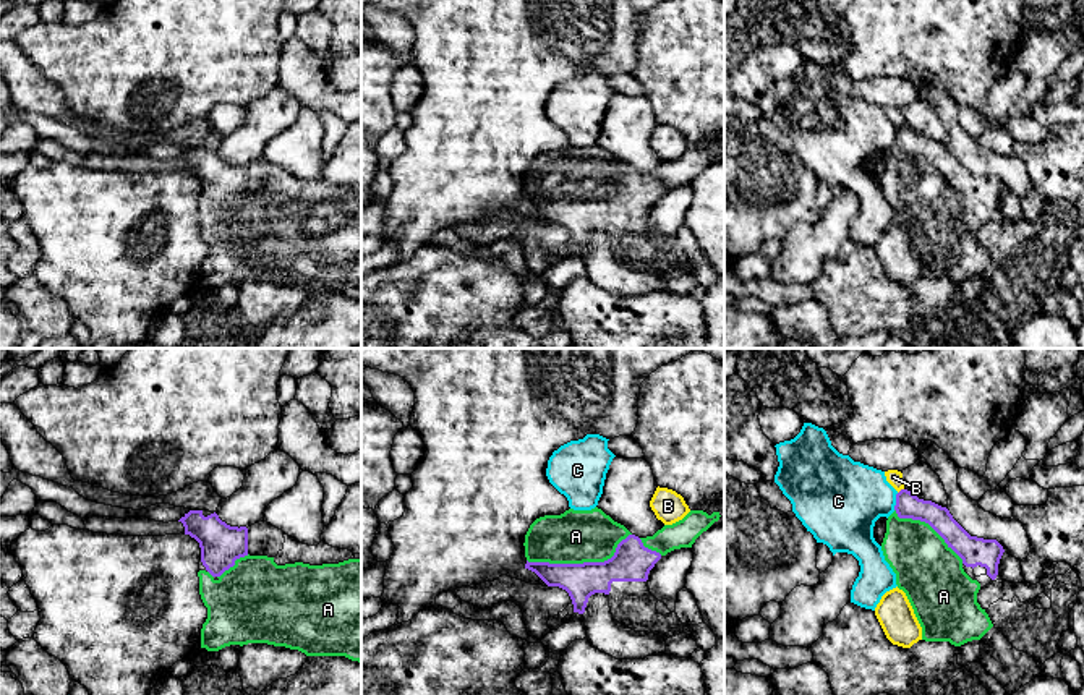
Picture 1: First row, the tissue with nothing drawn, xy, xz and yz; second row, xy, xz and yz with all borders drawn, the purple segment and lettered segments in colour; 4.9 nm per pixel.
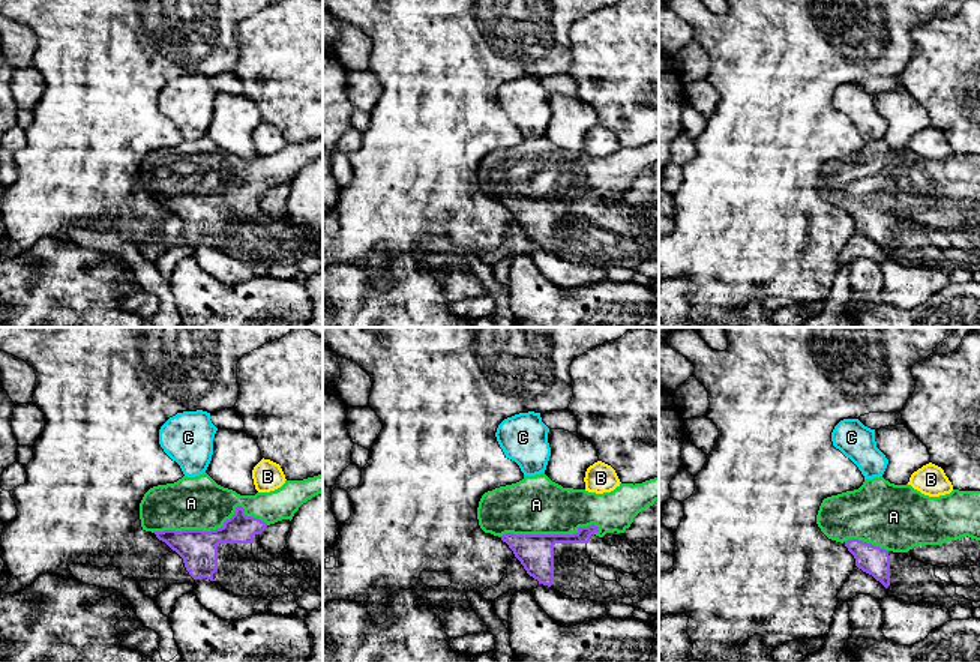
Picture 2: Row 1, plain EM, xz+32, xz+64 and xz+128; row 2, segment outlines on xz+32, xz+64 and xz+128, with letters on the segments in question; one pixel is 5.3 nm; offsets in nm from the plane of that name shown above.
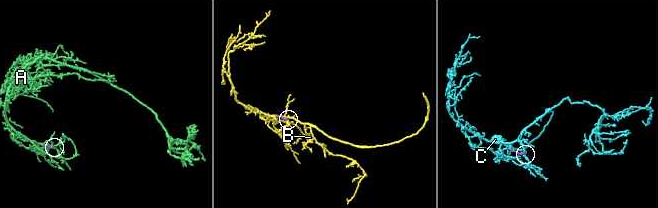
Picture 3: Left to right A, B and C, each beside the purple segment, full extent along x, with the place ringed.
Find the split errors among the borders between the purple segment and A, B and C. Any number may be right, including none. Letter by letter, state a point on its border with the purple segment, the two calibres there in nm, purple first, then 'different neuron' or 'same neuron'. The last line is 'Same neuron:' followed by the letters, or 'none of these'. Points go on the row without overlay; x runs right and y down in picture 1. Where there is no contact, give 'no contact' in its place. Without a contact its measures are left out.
A: contact xz (580, 201); calibres 190 and 260 nm; same neuron
B: contact yz (900, 128); calibres 130 and 80 nm; different neuron
C: contact yz (896, 138); calibres 130 and 380 nm; different neuron
Same neuron: A

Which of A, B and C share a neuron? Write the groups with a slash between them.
A / B / C

